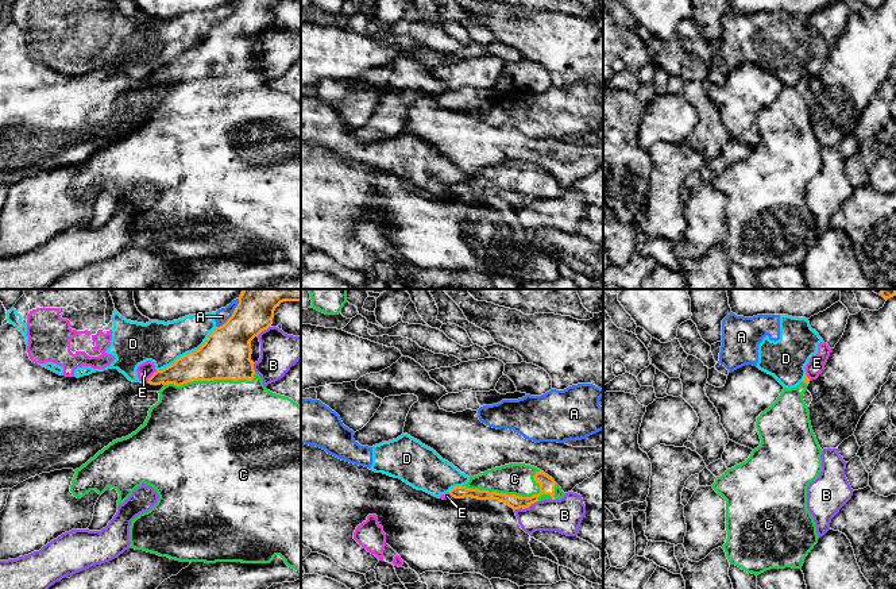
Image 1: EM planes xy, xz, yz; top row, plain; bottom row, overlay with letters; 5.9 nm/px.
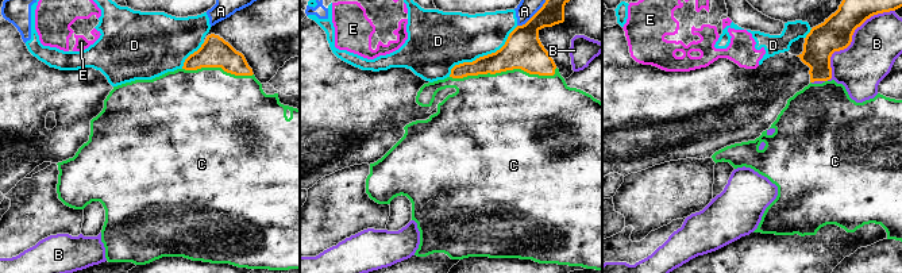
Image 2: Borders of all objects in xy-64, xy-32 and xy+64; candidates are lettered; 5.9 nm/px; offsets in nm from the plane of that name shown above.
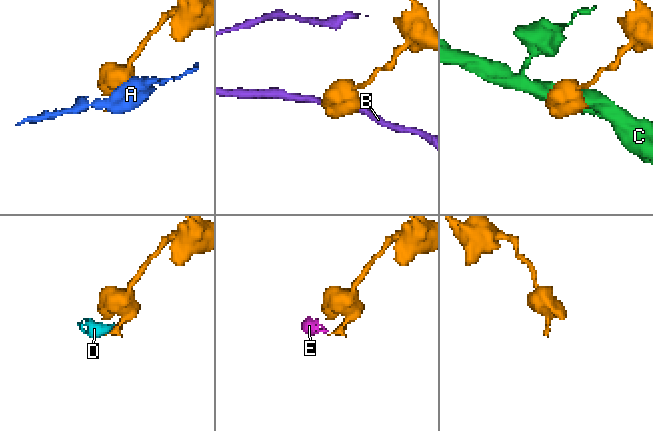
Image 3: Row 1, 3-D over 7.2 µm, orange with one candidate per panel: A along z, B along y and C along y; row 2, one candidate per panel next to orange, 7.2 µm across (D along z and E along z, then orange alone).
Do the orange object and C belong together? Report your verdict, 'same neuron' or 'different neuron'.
same neuron

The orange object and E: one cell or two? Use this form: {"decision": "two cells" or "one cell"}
{"decision": "two cells"}

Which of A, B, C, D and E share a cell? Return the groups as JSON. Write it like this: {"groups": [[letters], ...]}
{"groups": [["A", "D", "E"], ["B"], ["C"]]}

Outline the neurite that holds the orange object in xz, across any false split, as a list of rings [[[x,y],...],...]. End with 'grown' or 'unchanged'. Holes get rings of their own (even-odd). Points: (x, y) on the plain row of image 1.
[[[509,161],[470,174],[466,182],[452,185],[449,192],[455,196],[498,197],[513,207],[525,207],[537,199],[560,197],[565,190],[552,174],[540,166],[525,161]]] | grown

